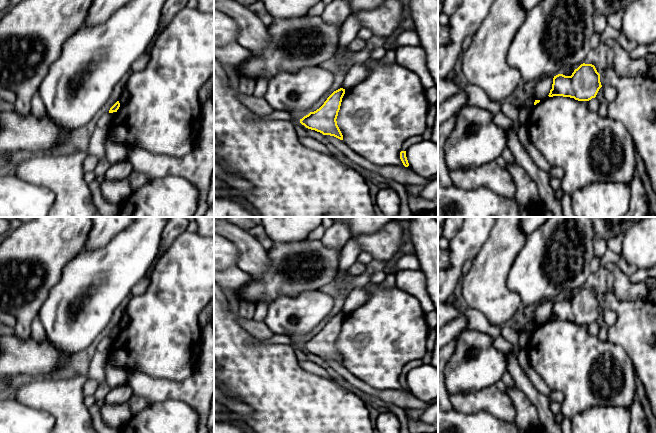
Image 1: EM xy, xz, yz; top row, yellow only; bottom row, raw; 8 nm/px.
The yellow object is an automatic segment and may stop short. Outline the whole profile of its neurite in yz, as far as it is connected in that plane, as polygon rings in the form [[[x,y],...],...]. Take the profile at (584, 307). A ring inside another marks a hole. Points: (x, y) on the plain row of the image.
[[[581,288],[571,300],[558,298],[553,302],[549,321],[563,320],[578,325],[589,325],[595,322],[602,311],[600,298],[592,288]]]

